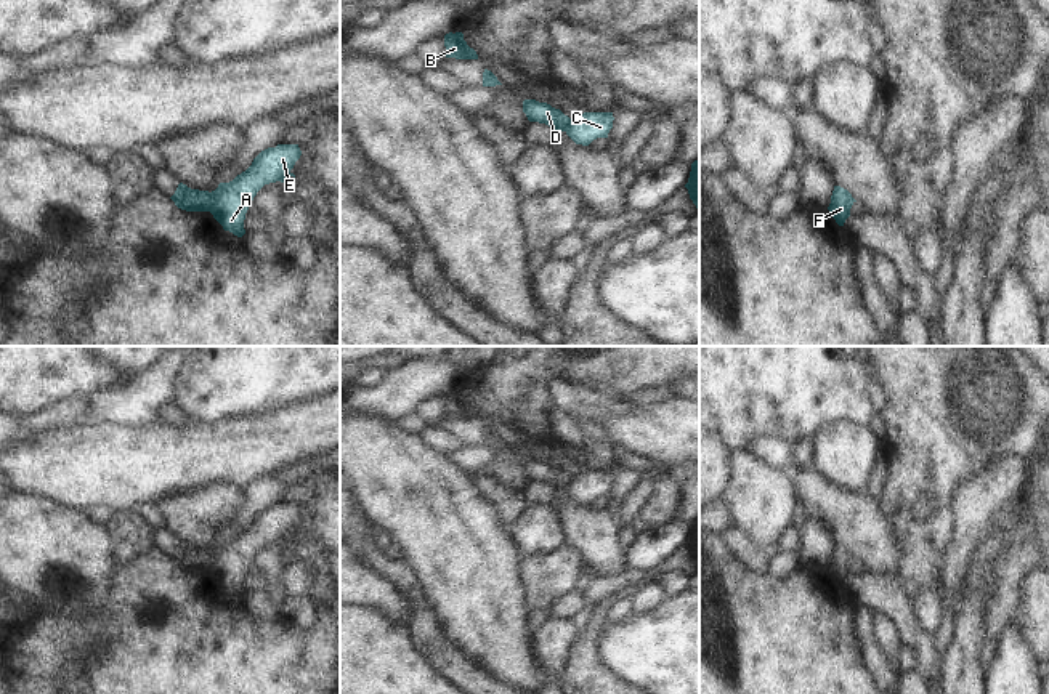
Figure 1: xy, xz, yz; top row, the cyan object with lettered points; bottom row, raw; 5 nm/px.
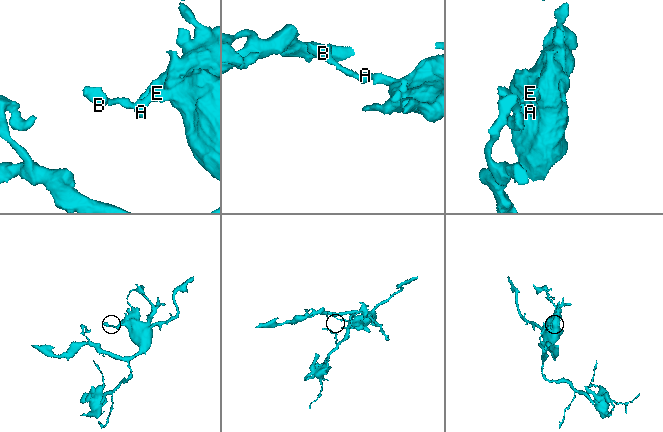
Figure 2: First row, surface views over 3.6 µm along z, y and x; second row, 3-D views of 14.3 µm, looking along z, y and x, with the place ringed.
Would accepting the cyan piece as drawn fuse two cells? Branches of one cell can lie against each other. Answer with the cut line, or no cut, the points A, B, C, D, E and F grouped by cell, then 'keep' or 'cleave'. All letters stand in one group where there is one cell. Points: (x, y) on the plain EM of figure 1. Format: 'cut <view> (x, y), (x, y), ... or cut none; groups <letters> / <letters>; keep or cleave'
cut xy (209, 552), (210, 569); groups A C E F / B D; cleave

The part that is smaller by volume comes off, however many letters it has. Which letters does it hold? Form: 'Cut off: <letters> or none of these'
Cut off: B, D

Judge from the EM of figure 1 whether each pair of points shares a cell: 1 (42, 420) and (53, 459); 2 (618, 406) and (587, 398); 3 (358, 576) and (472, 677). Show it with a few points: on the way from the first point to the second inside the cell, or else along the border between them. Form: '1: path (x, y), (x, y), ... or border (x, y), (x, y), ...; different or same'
1: border (81, 423), (58, 423), (32, 430), (16, 441); different
2: path (610, 406), (595, 404); same
3: border (393, 585), (409, 609), (406, 625); different

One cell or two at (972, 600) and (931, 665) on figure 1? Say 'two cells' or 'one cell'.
two cells

